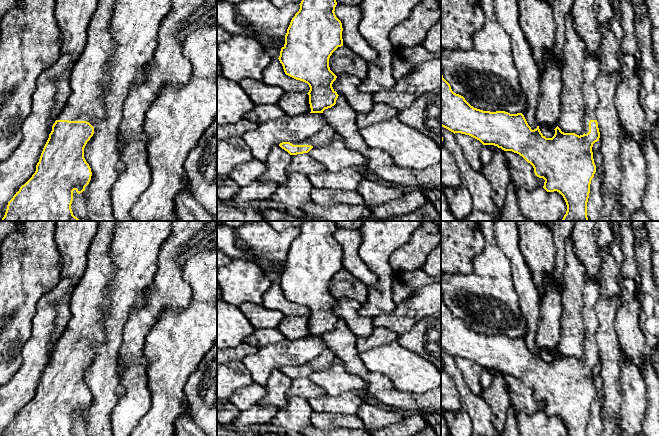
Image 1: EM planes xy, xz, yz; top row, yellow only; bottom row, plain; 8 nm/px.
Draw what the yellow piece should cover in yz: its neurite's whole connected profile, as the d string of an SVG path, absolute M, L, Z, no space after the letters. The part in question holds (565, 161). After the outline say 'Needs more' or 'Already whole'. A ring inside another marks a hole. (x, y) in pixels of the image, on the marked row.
M586 51L583 65L583 98L585 101L584 134L564 133L557 126L552 138L546 138L539 126L532 130L522 113L510 114L505 111L483 111L471 106L463 96L452 91L441 71L441 126L455 133L469 135L483 145L494 145L504 151L522 156L534 168L537 177L545 180L547 192L559 192L567 205L562 221L588 221L587 202L591 180L596 172L593 159L593 144L599 141L600 132L596 118L599 97L595 81L599 75L600 61Z. Needs more

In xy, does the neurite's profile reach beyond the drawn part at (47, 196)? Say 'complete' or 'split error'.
split error

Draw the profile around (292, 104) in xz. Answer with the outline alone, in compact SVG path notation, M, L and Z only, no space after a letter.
M285 93L278 105L285 112L285 114L290 117L305 115L311 112L309 95L307 93Z

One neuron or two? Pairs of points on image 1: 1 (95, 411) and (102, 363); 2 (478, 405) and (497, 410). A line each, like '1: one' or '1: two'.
1: one
2: two

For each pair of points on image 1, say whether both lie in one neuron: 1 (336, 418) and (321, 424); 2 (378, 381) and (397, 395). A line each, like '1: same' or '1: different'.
1: same
2: different

